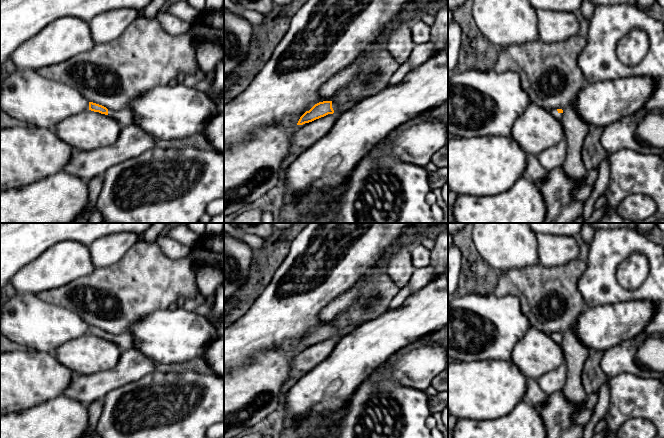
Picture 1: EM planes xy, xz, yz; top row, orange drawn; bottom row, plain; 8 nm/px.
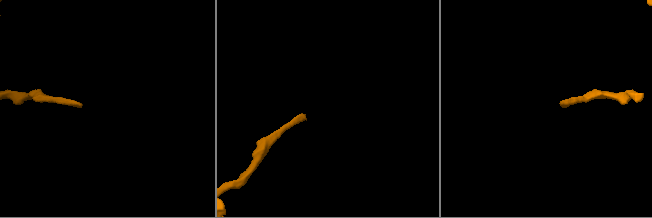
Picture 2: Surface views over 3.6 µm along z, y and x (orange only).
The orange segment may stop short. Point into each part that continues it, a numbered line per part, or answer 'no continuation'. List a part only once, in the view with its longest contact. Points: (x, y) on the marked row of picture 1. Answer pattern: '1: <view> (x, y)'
1: xz (340, 109)

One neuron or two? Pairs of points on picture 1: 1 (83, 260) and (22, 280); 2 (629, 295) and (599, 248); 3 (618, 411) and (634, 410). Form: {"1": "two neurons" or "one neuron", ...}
{"1": "one neuron", "2": "one neuron", "3": "one neuron"}

